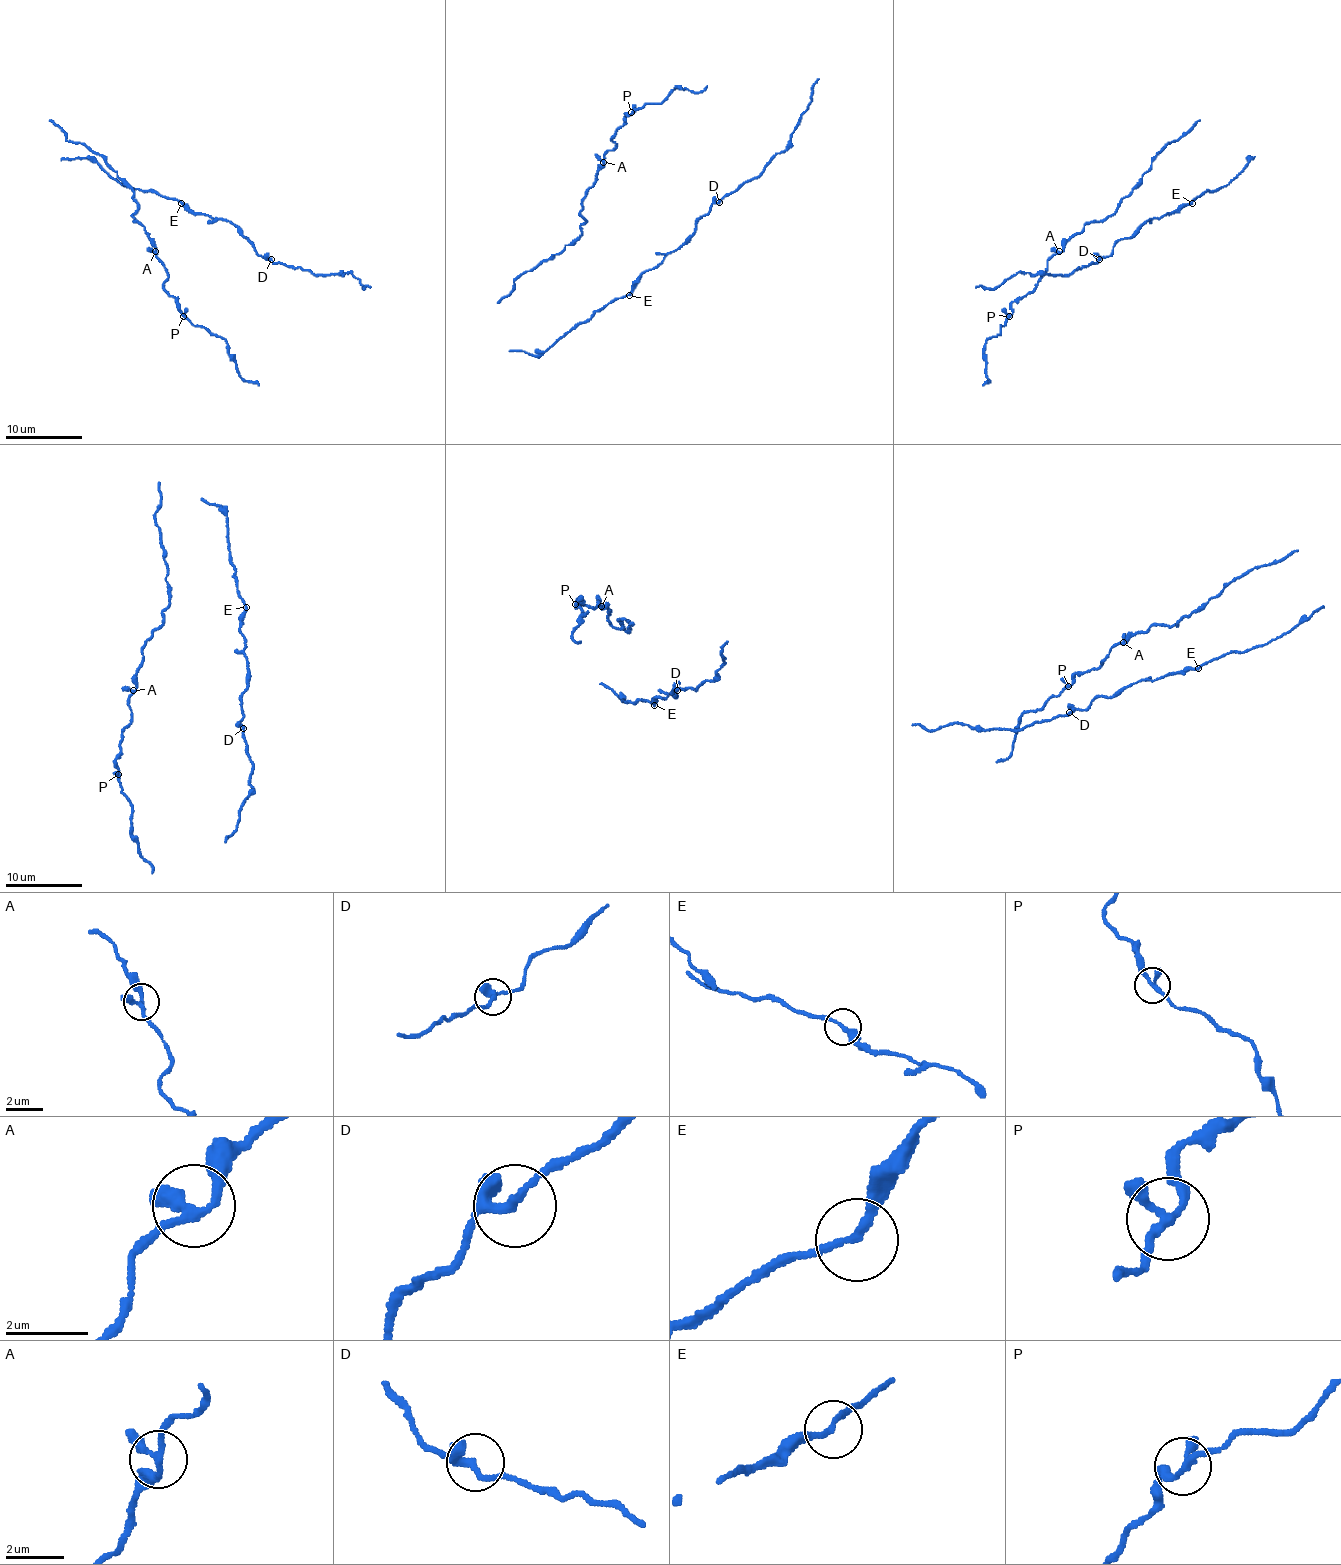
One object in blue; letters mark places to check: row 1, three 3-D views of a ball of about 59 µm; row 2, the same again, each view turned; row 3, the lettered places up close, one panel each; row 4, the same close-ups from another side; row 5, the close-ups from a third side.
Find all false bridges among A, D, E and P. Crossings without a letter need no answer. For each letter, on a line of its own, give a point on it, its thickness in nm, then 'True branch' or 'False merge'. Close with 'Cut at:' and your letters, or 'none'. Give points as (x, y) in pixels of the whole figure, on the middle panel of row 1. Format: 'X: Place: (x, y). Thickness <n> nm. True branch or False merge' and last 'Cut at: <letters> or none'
A: Place: (603, 162). Thickness 240 nm. True branch
D: Place: (719, 202). Thickness 220 nm. True branch
E: Place: (629, 295). Thickness 190 nm. True branch
P: Place: (631, 112). Thickness 200 nm. True branch
Cut at: none

